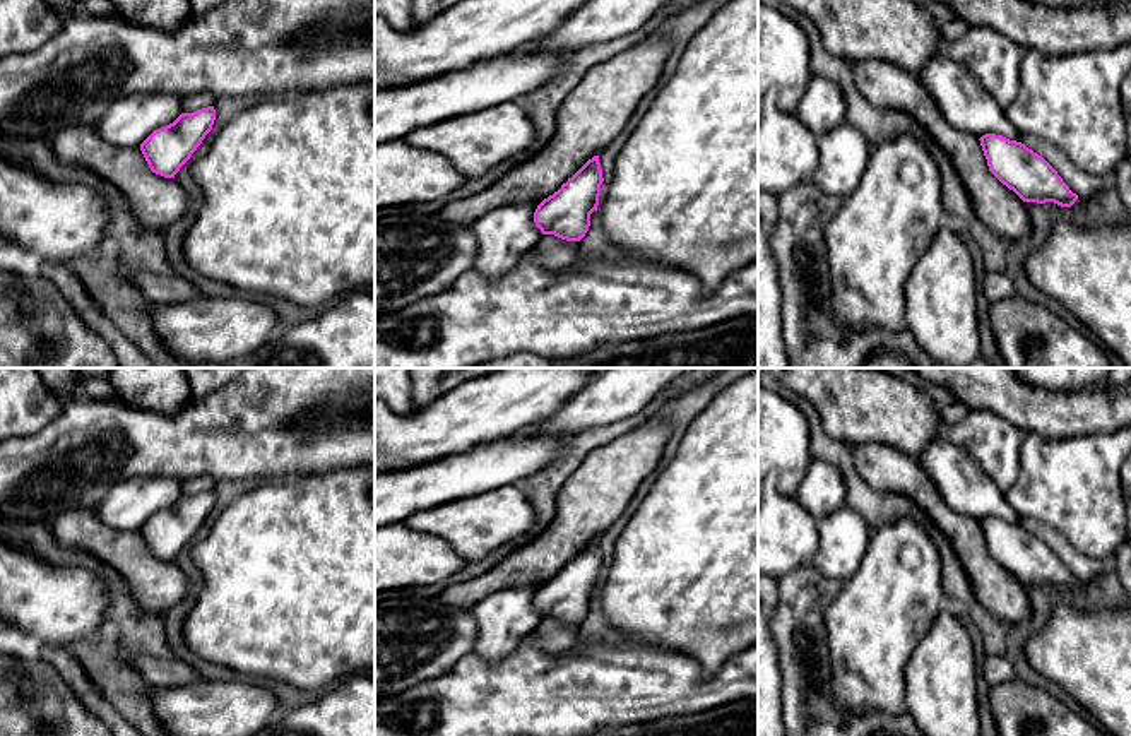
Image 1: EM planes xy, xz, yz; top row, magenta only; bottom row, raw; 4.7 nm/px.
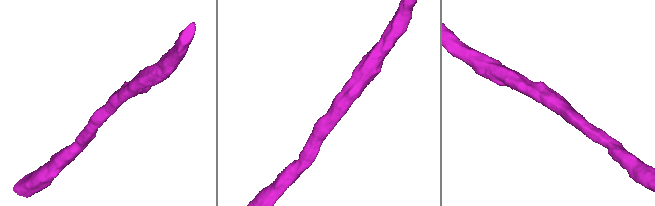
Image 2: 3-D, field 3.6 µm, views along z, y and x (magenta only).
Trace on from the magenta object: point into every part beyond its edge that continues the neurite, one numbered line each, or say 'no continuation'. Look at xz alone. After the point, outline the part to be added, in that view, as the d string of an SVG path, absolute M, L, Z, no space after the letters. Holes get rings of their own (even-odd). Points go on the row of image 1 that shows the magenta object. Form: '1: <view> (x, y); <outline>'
no continuation

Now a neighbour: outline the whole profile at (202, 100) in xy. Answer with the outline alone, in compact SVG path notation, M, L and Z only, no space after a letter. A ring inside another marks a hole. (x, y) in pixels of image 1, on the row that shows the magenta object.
M207 92L192 94L181 99L181 113L193 113L197 110L212 106L216 98Z

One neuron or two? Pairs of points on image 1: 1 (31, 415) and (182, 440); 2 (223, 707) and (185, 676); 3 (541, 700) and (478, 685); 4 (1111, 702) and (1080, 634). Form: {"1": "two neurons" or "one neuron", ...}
{"1": "two neurons", "2": "two neurons", "3": "one neuron", "4": "one neuron"}

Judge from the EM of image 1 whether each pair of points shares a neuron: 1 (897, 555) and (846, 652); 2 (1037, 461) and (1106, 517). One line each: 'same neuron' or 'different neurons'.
1: same neuron
2: same neuron

